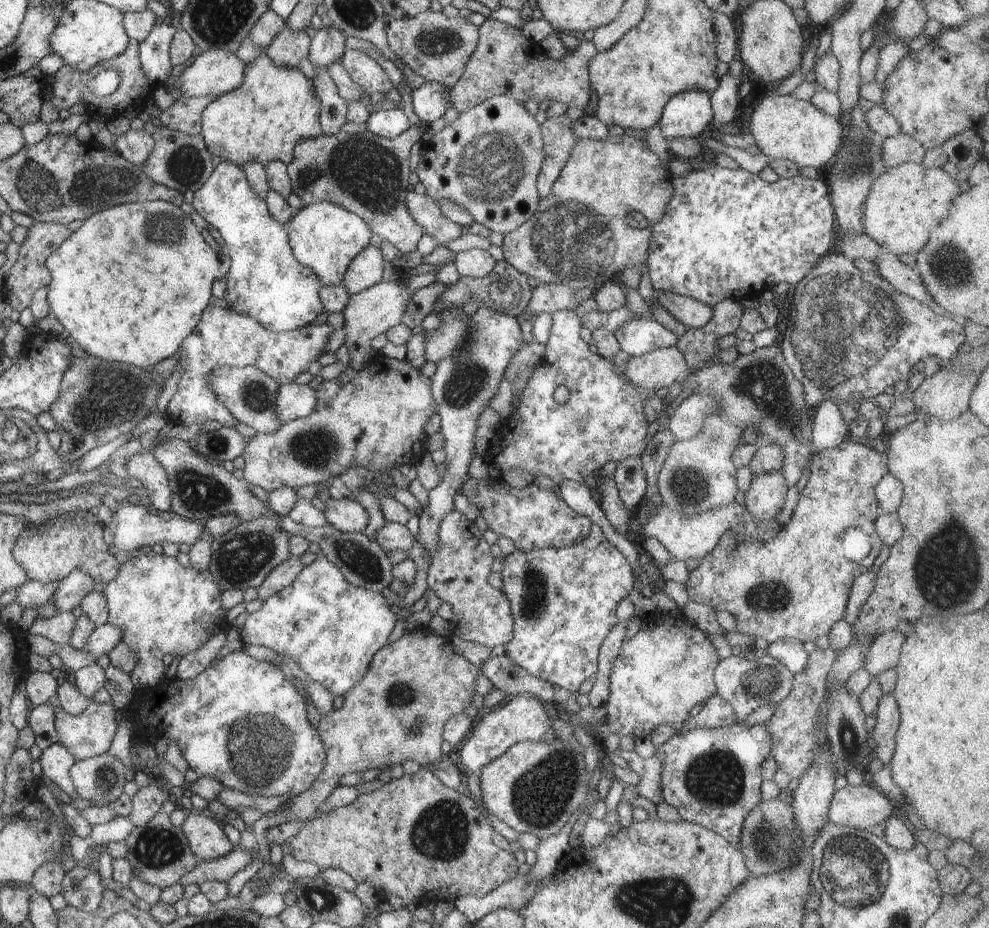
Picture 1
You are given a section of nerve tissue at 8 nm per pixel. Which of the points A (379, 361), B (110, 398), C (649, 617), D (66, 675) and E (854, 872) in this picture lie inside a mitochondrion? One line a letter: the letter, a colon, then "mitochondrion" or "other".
A: other
B: mitochondrion
C: other
D: other
E: mitochondrion

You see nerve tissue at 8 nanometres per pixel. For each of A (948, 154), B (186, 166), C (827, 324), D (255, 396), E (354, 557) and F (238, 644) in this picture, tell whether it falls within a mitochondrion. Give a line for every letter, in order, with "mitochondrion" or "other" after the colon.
A: other
B: mitochondrion
C: mitochondrion
D: mitochondrion
E: mitochondrion
F: other

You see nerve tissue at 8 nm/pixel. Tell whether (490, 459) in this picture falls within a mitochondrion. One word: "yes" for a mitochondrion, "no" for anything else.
no

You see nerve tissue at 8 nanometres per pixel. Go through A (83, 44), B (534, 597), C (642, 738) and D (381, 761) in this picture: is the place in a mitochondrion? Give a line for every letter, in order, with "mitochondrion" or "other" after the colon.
A: other
B: mitochondrion
C: other
D: other

